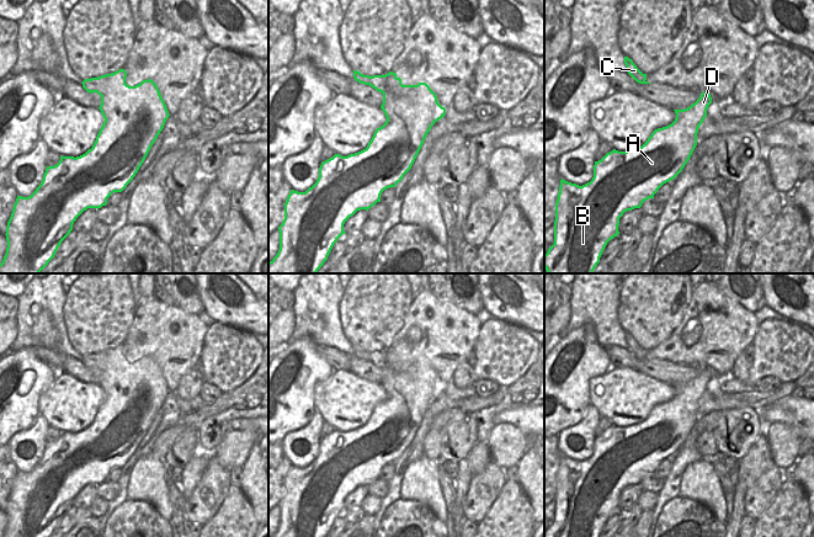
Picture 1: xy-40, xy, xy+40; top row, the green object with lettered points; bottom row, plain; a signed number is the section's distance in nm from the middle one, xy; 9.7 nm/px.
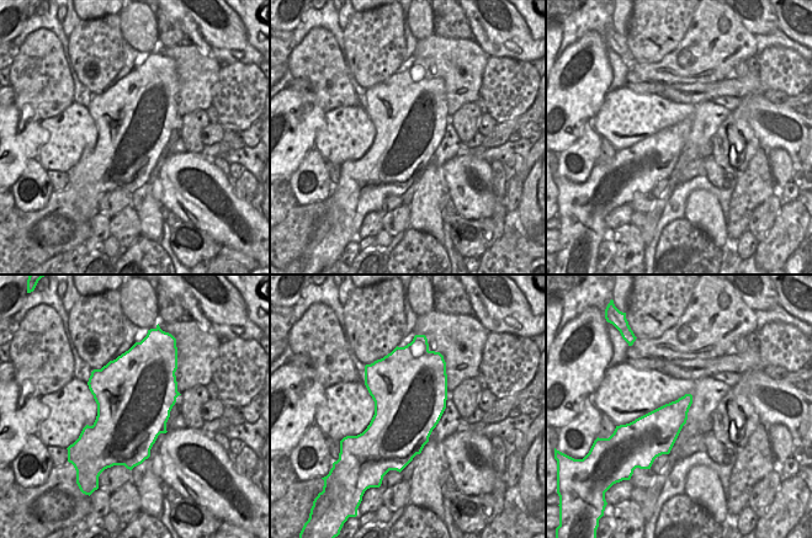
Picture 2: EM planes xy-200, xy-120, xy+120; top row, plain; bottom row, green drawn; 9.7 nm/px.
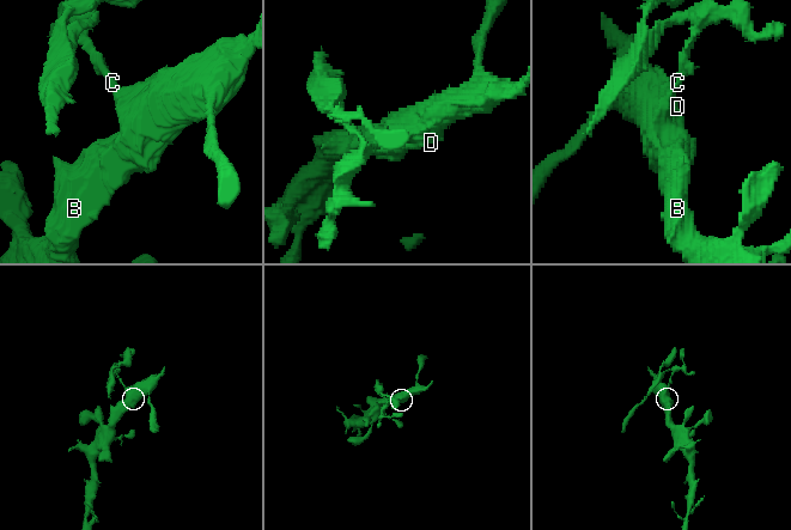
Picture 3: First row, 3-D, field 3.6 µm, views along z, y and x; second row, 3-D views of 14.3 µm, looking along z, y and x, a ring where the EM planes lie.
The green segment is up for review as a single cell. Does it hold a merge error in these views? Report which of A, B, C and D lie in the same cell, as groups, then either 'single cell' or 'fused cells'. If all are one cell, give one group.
groups A B D / C; fused cells

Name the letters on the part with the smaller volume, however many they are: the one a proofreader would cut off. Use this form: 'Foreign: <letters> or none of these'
Foreign: C

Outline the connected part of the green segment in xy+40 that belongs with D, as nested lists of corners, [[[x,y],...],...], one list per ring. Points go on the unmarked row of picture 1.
[[[702,368],[690,383],[674,386],[675,397],[655,405],[642,422],[607,429],[595,437],[590,458],[579,462],[562,454],[555,478],[554,520],[544,531],[544,537],[600,537],[607,519],[619,510],[623,489],[640,484],[644,477],[654,474],[664,459],[682,447],[697,421],[698,404],[711,379],[711,369]]]

